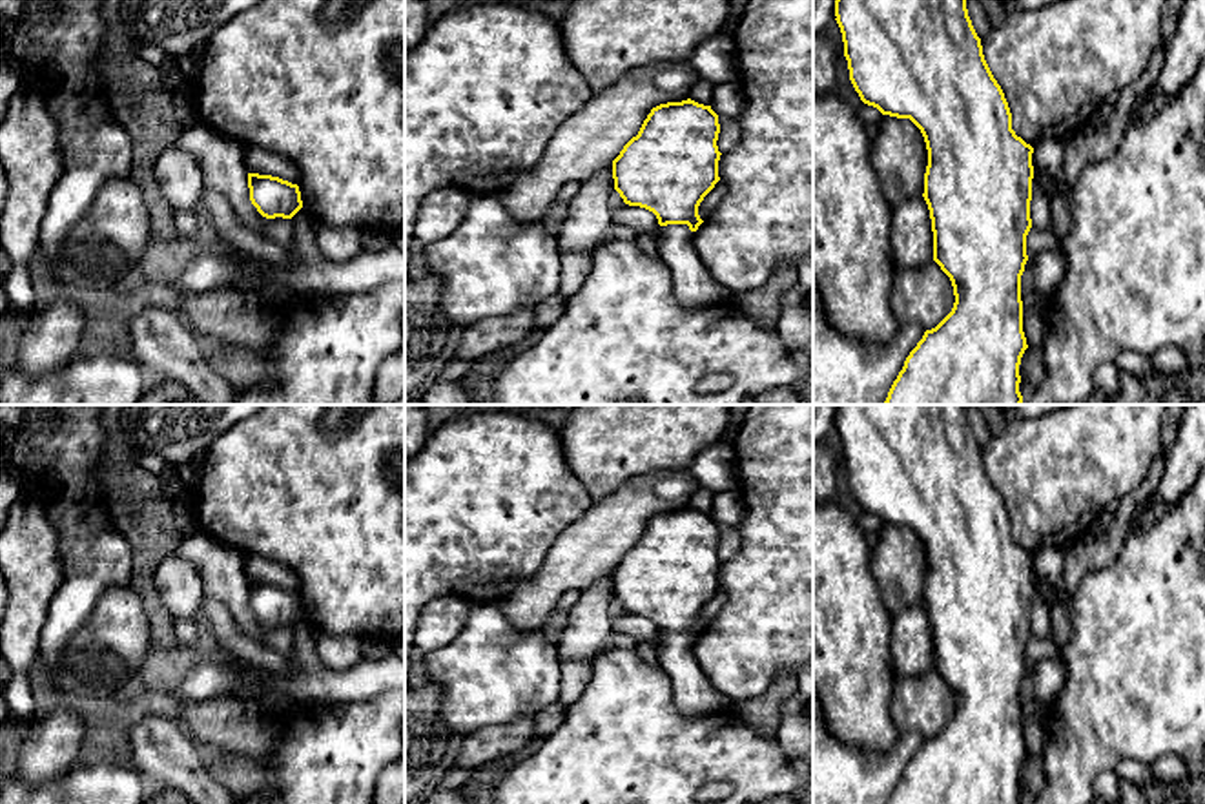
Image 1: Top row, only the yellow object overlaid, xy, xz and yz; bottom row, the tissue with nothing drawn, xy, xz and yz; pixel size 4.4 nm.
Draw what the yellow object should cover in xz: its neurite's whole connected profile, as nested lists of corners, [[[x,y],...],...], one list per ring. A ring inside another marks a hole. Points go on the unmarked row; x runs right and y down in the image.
[[[691,507],[667,510],[651,518],[636,545],[613,569],[614,598],[625,613],[653,620],[658,627],[658,667],[673,684],[676,709],[687,720],[731,711],[733,700],[722,696],[705,678],[695,658],[693,645],[704,631],[698,614],[720,589],[716,554],[720,541],[718,523],[711,514]]]

